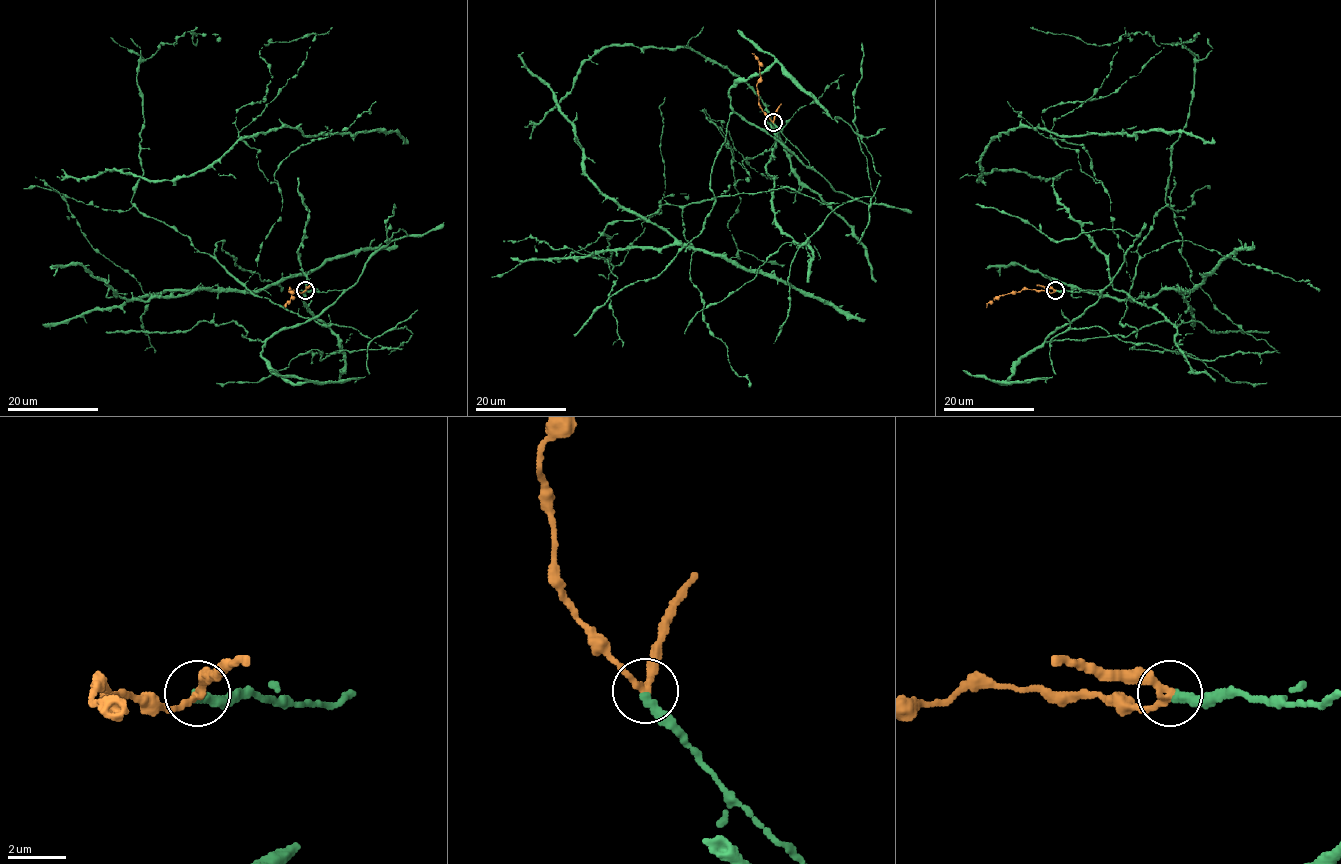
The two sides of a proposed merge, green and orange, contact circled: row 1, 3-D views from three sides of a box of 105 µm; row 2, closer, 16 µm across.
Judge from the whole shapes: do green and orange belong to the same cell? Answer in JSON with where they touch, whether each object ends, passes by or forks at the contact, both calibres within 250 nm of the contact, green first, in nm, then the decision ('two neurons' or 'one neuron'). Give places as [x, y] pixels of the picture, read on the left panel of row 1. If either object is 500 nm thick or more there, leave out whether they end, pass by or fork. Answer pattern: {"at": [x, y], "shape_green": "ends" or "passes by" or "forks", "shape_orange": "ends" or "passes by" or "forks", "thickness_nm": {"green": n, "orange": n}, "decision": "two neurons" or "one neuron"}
{"at": [305, 290], "shape_green": "ends", "shape_orange": "passes by", "thickness_nm": {"green": 360, "orange": 280}, "decision": "two neurons"}

